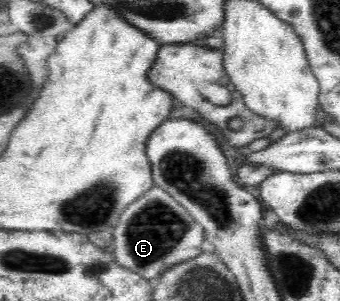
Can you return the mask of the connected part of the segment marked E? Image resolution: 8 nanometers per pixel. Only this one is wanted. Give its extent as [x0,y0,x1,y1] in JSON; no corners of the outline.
[111,185,204,283]

